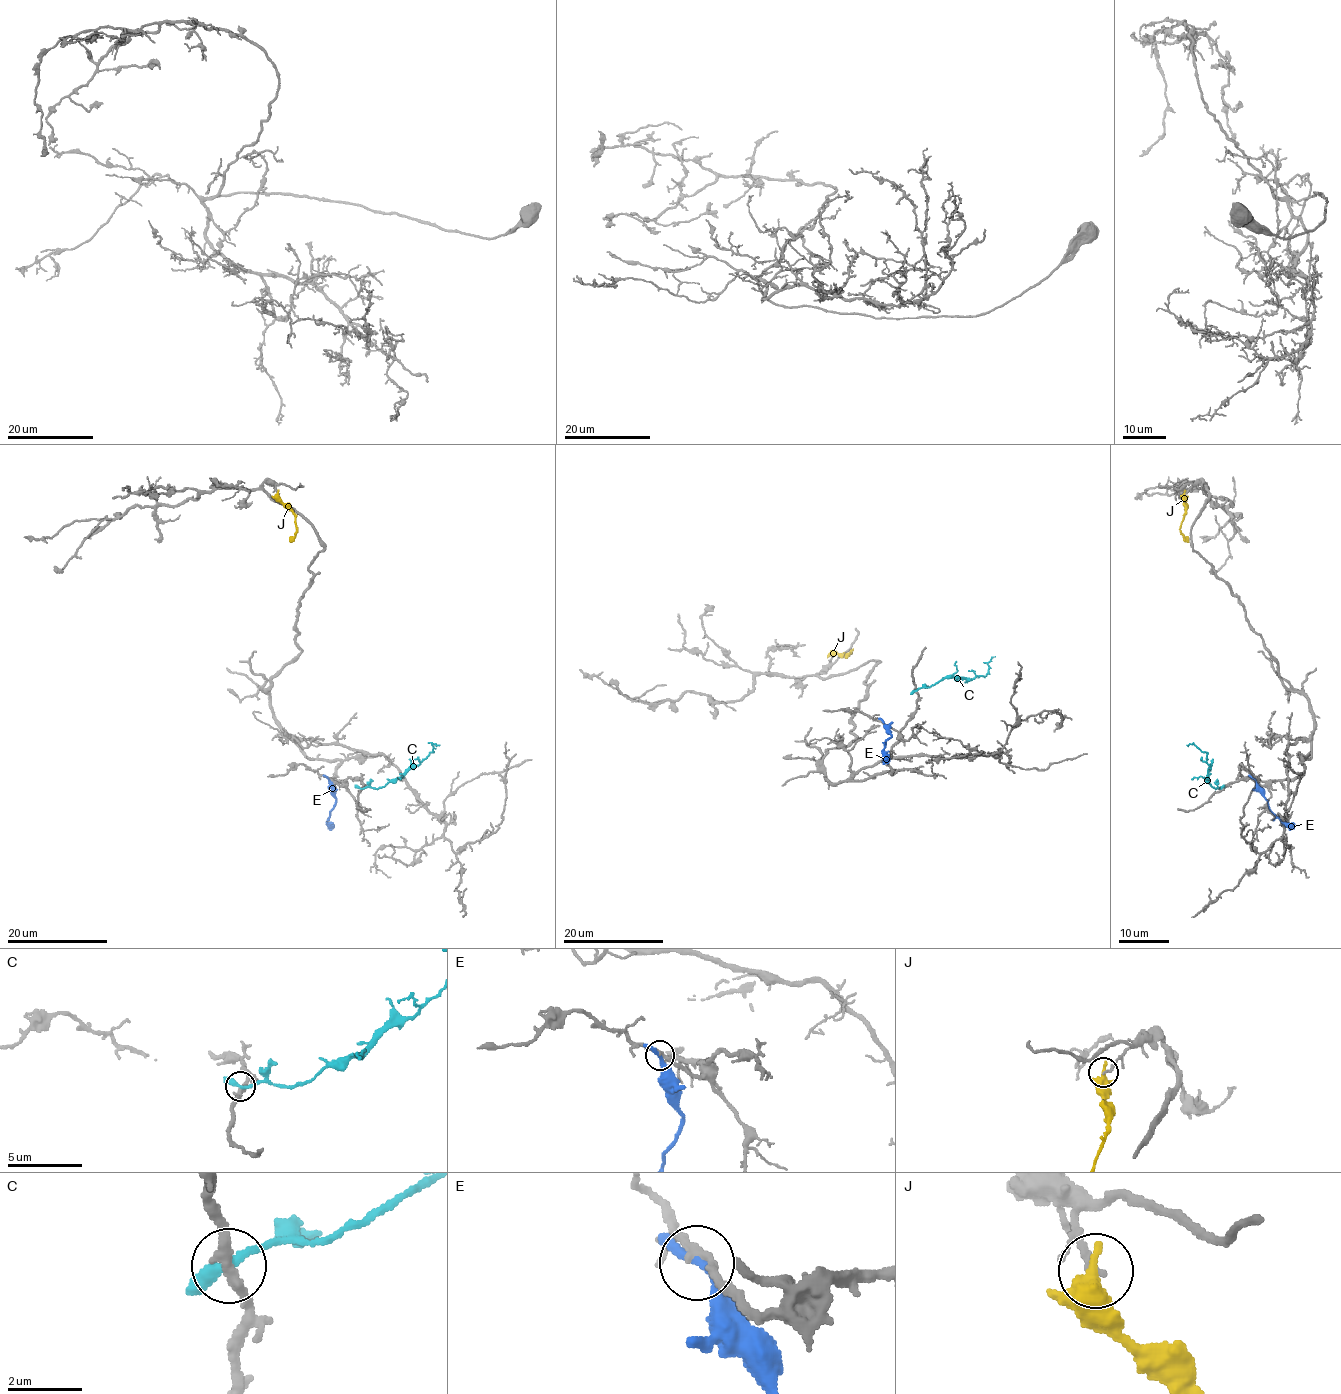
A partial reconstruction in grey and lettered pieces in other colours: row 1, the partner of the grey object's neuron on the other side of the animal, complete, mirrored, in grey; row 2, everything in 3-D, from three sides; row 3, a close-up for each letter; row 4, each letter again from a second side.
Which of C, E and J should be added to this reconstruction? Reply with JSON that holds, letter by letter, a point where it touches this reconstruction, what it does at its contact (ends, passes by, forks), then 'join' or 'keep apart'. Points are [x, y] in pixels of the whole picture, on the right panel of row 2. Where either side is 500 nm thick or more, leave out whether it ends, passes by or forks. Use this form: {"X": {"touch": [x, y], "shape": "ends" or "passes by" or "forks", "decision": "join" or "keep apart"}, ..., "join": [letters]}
{"C": {"touch": [1221, 788], "shape": "passes by", "decision": "keep apart"}, "E": {"touch": [1253, 779], "shape": "passes by", "decision": "keep apart"}, "J": {"touch": [1184, 493], "shape": "passes by", "decision": "keep apart"}, "join": []}

